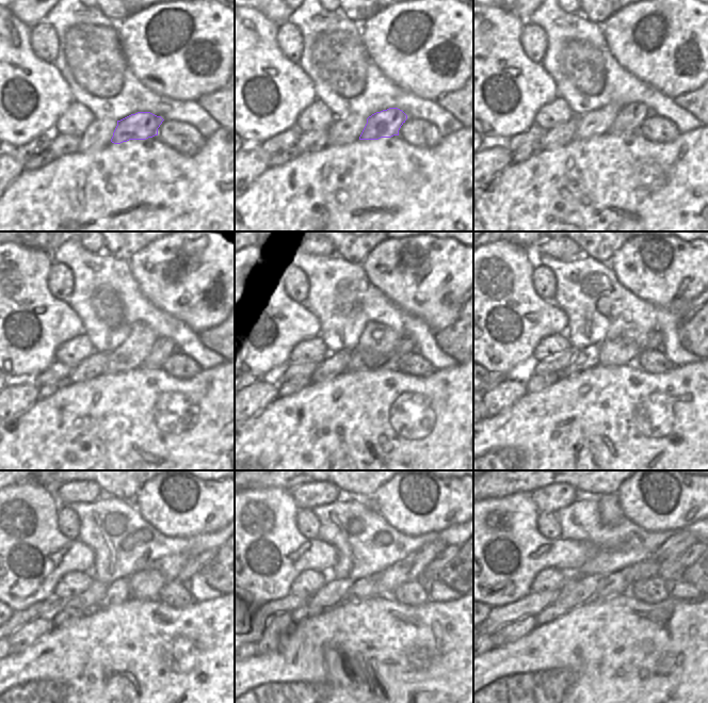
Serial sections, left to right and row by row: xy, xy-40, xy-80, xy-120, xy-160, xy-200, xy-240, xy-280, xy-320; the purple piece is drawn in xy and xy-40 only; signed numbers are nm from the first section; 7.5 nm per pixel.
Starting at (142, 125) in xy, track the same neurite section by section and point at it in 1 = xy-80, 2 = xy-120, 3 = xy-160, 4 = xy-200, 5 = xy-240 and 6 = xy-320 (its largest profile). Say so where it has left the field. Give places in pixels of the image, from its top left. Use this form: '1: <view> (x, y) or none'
1: xy-80 (631, 116)
2: xy-120 (163, 348)
3: xy-160 (406, 345)
4: xy-200 (654, 340)
5: xy-240 (195, 563)
6: xy-320 (689, 556)

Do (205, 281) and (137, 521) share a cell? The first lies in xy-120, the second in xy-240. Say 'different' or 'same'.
different

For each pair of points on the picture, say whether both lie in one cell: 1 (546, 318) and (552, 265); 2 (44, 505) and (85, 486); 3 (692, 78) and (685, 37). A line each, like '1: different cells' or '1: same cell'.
1: different cells
2: different cells
3: same cell

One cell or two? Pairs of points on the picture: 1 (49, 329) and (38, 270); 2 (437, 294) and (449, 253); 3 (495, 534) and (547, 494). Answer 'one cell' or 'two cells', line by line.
1: one cell
2: one cell
3: two cells

